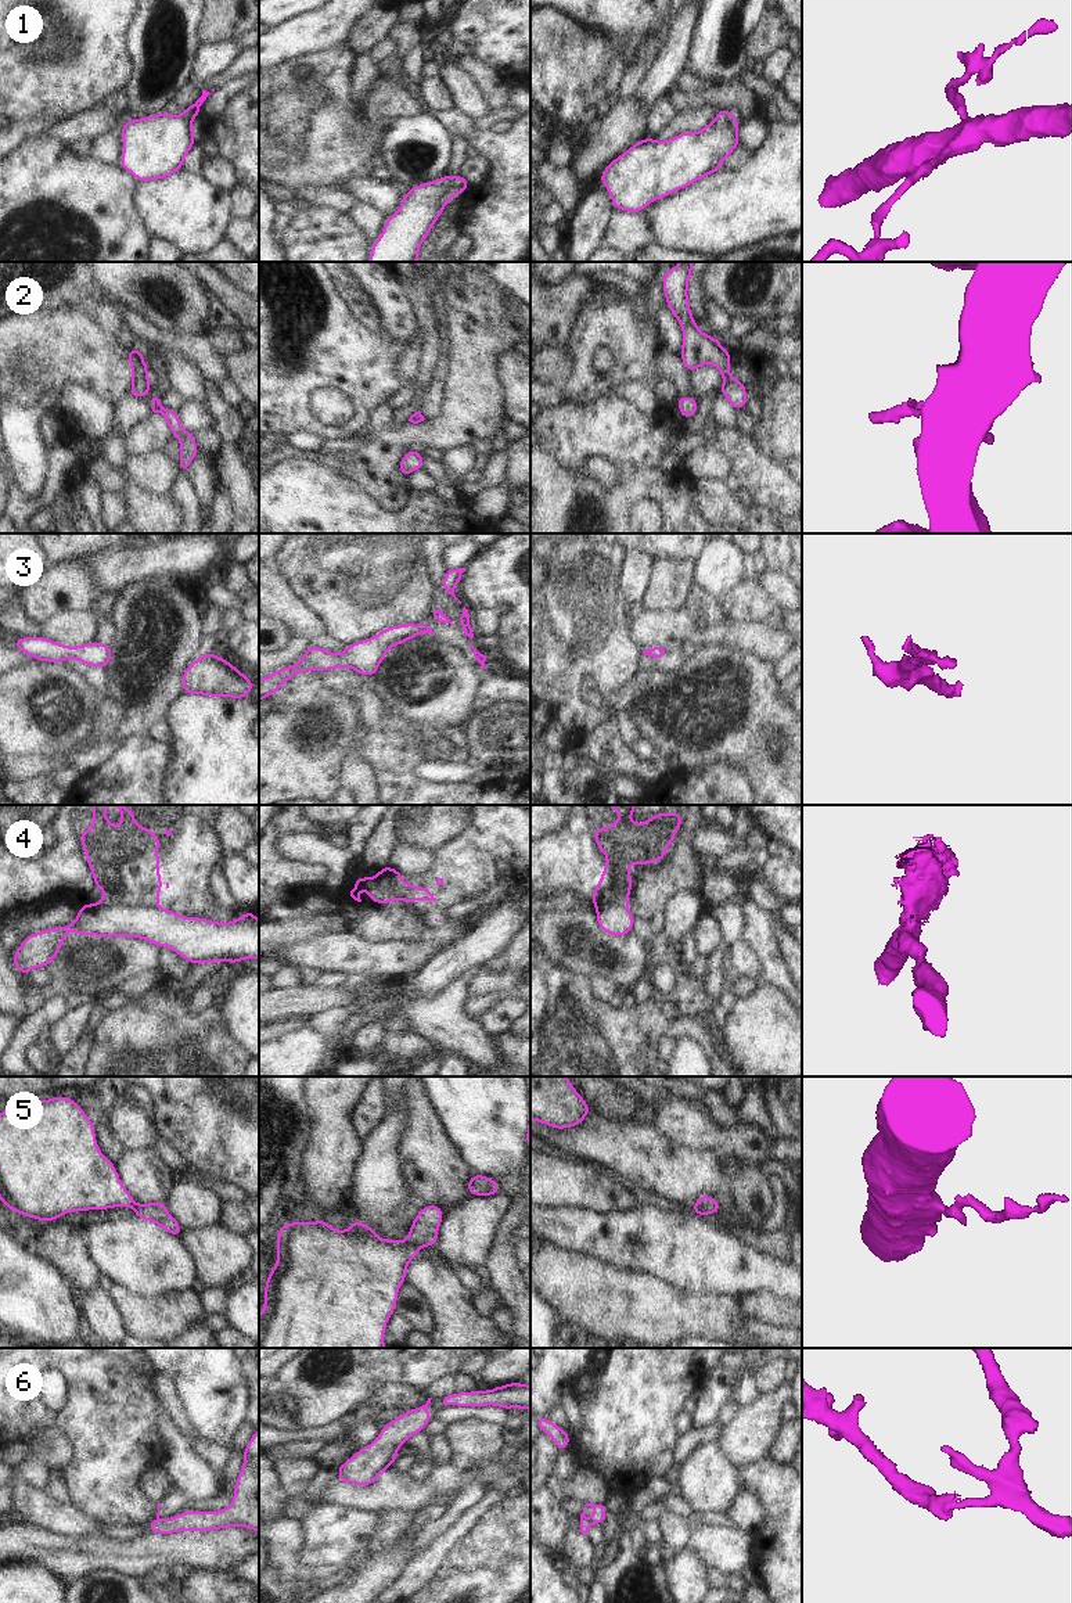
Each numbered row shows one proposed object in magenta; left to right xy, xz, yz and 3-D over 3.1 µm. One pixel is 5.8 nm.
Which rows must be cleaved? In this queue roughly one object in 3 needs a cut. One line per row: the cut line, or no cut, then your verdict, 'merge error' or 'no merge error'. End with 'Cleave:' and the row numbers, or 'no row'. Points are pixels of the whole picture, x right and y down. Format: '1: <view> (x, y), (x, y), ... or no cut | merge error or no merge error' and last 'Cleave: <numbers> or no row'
1: no cut | no merge error
2: no cut | no merge error
3: no cut | no merge error
4: xy (157, 906), (110, 904), (104, 908), (81, 909) | merge error
5: xz (405, 1242), (416, 1247) | merge error
6: yz (581, 1517), (592, 1523) | merge error
Cleave: 4, 5, 6

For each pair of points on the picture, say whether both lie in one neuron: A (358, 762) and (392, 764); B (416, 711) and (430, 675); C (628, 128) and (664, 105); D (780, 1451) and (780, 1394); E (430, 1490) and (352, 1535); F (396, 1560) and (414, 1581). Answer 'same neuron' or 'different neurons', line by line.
A: different neurons
B: same neuron
C: different neurons
D: different neurons
E: different neurons
F: different neurons

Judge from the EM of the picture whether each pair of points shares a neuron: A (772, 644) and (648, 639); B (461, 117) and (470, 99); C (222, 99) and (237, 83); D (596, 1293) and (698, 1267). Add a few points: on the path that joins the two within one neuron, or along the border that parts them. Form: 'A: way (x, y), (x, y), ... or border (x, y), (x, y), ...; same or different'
A: way (741, 635), (695, 636), (679, 631); same
B: border (457, 107), (474, 119); different
C: way (226, 94), (233, 87); same
D: border (625, 1271), (650, 1272), (686, 1291); different

